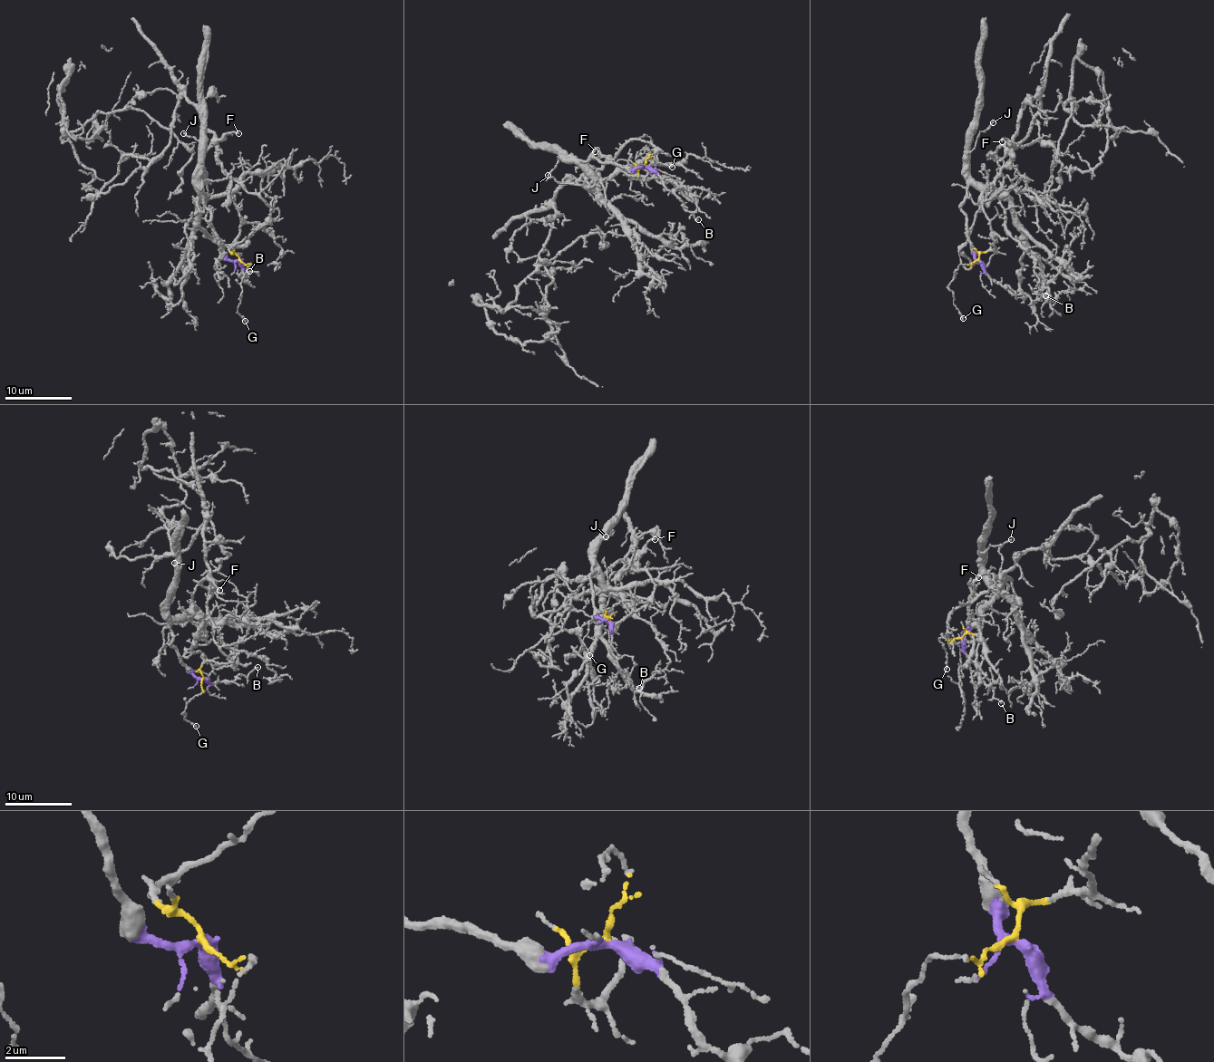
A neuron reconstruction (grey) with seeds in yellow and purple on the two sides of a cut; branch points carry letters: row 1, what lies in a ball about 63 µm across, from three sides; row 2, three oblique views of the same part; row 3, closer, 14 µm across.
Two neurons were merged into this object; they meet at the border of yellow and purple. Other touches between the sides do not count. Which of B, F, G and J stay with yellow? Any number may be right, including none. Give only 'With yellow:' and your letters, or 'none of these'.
With yellow: F, G

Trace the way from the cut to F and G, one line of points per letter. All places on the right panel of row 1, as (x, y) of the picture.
F: (977, 260), (982, 253), (995, 249), (996, 238), (982, 207), (1009, 162), (1009, 143), (1005, 138), (1002, 141)
G: (977, 260), (968, 265), (962, 264), (948, 284), (954, 294), (953, 305), (963, 319)

